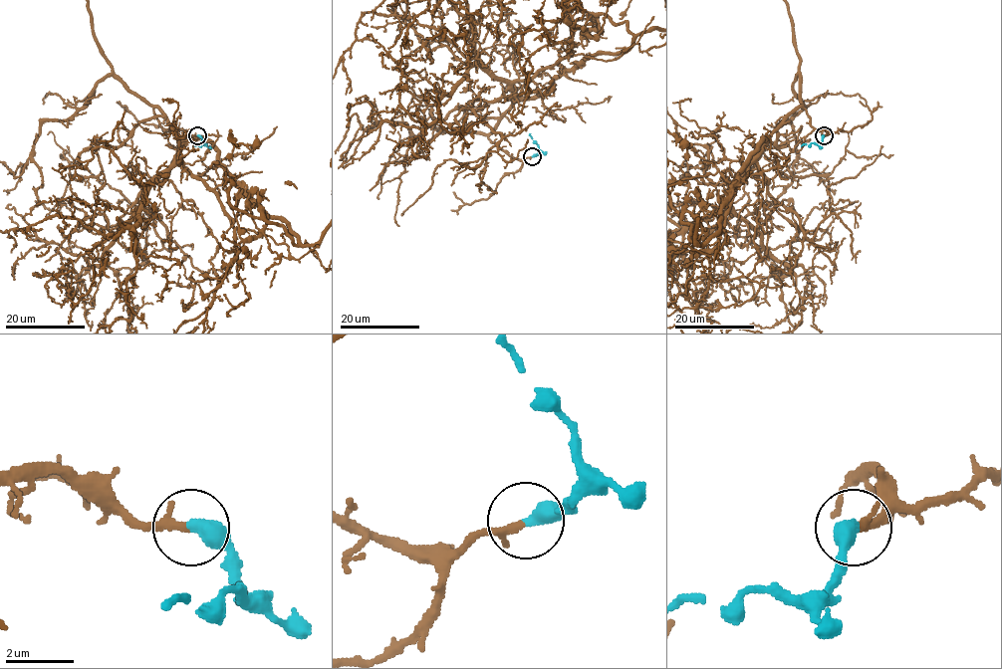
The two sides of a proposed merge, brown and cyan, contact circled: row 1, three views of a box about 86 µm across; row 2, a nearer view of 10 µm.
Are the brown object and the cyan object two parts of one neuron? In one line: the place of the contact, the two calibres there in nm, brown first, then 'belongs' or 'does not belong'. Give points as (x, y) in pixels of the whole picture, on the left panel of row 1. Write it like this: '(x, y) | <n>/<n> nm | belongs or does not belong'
(197, 135) | 180/480 nm | belongs

